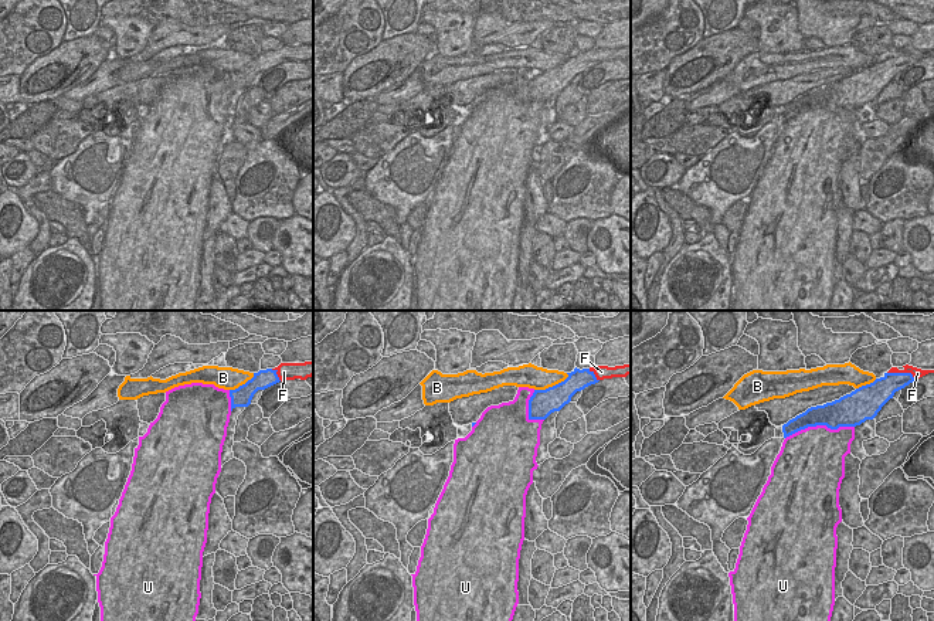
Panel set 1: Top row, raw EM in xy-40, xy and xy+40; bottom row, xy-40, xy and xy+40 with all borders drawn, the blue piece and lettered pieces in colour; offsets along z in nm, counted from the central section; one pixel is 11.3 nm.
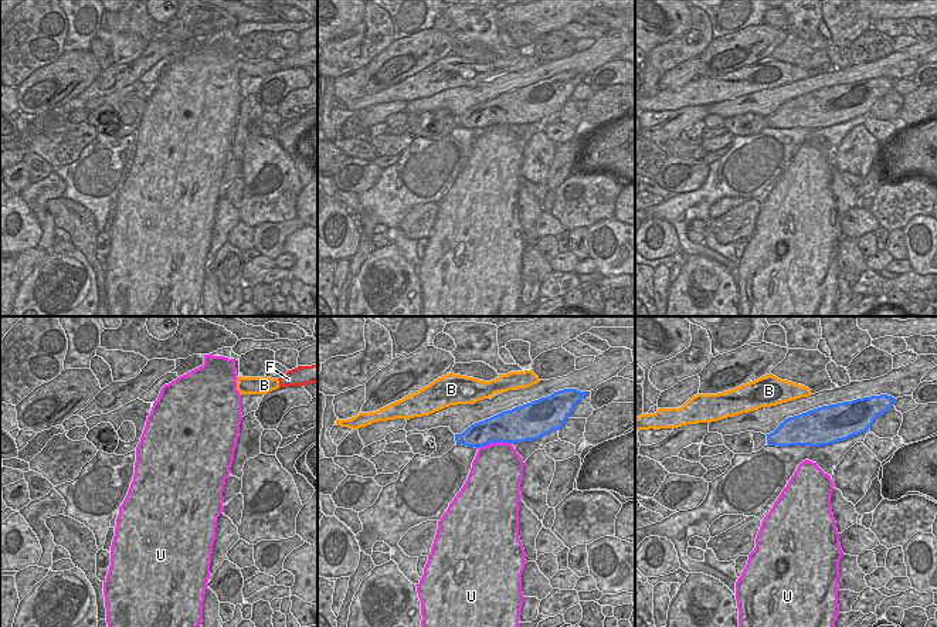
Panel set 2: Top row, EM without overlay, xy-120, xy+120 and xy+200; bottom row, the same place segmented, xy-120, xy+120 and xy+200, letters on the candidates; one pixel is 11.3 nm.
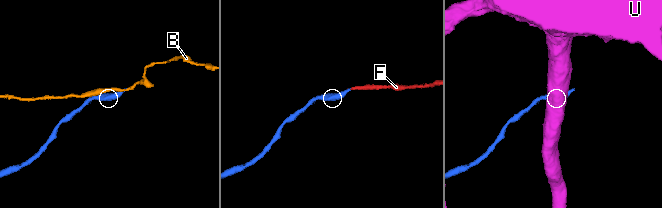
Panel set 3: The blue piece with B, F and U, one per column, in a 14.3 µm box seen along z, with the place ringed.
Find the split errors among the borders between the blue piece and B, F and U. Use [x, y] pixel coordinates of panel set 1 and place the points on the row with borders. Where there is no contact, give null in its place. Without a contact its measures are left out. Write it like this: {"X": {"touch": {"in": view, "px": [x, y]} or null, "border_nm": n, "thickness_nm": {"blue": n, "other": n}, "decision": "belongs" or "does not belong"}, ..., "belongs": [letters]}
{"B": {"touch": {"in": "xy", "px": [553, 386]}, "border_nm": 440, "thickness_nm": {"blue": 300, "other": 260}, "decision": "does not belong"}, "F": {"touch": {"in": "xy+40", "px": [903, 373]}, "border_nm": 340, "thickness_nm": {"blue": 240, "other": 120}, "decision": "belongs"}, "U": {"touch": {"in": "xy+40", "px": [819, 424]}, "border_nm": 800, "thickness_nm": {"blue": 300, "other": 460}, "decision": "does not belong"}, "belongs": ["F"]}

